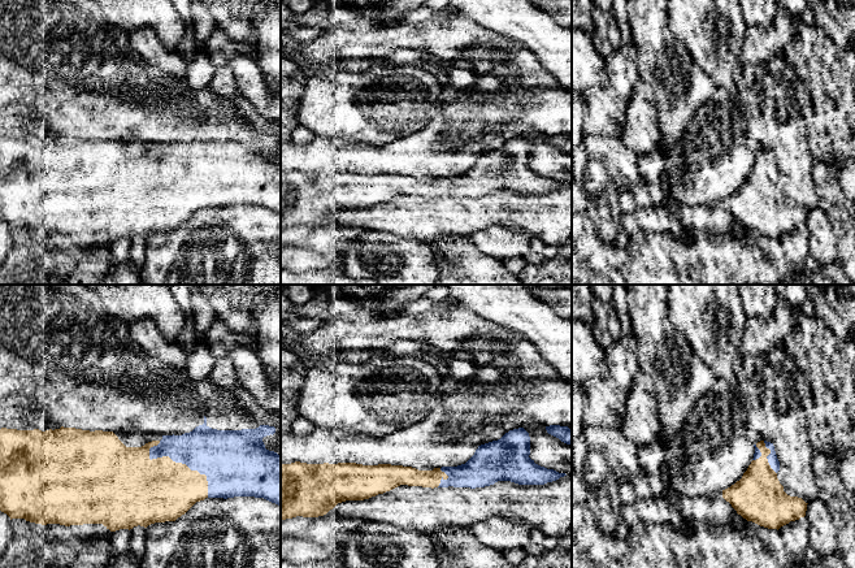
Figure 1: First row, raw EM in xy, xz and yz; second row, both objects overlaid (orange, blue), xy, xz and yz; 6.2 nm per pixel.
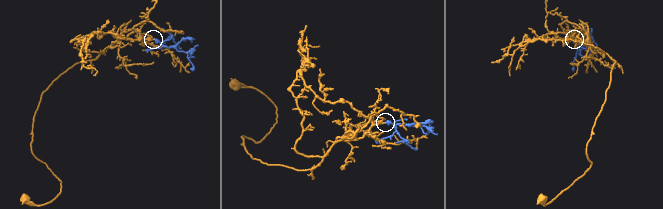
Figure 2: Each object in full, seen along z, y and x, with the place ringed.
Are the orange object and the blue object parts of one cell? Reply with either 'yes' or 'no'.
yes

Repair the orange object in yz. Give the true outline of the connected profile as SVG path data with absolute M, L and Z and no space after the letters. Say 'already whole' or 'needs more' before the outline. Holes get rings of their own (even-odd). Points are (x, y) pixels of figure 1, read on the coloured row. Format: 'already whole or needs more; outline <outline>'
needs more; outline M760 441L742 478L722 490L722 498L747 521L768 529L780 529L806 516L807 504L802 498L790 497L777 478L780 461L774 446Z

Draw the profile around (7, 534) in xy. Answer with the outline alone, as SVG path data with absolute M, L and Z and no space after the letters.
M0 511L0 556L14 538L10 517Z

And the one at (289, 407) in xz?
M298 395L288 399L281 398L281 433L288 433L298 416Z

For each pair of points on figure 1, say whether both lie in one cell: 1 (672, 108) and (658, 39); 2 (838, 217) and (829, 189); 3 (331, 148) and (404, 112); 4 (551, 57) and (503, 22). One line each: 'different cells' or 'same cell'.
1: same cell
2: same cell
3: different cells
4: same cell

